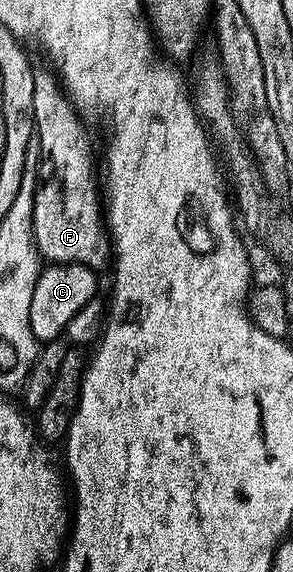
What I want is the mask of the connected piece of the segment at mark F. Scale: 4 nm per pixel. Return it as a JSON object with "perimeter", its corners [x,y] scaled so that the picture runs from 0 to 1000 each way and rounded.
{"perimeter":[[[123,121],[106,131],[126,255],[133,248],[133,320],[113,357],[119,430],[137,453],[164,460],[270,458],[307,472],[348,476],[382,456],[386,432],[345,372],[345,325],[328,306],[324,311],[311,306],[311,288],[324,283],[311,241],[198,135],[164,122]]]}

